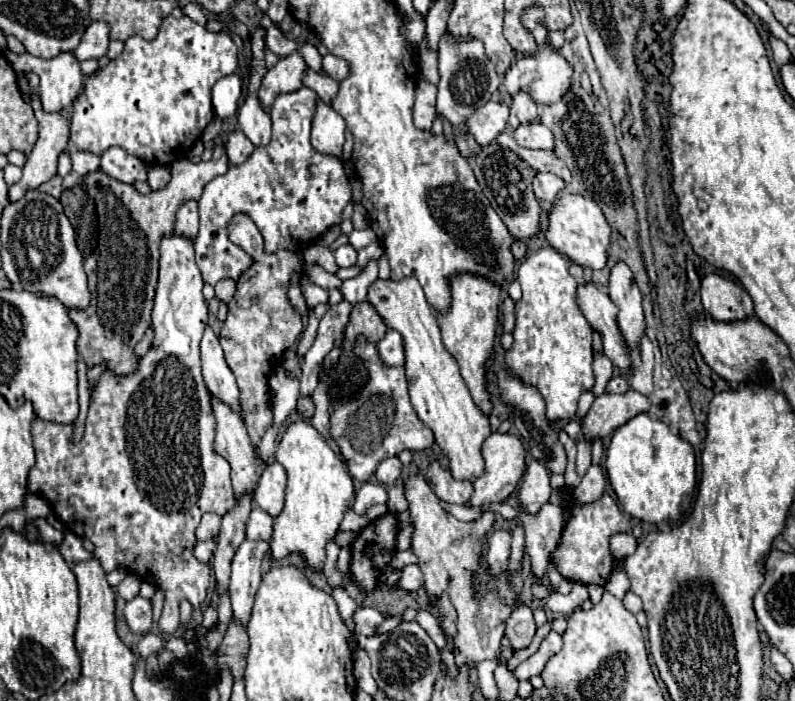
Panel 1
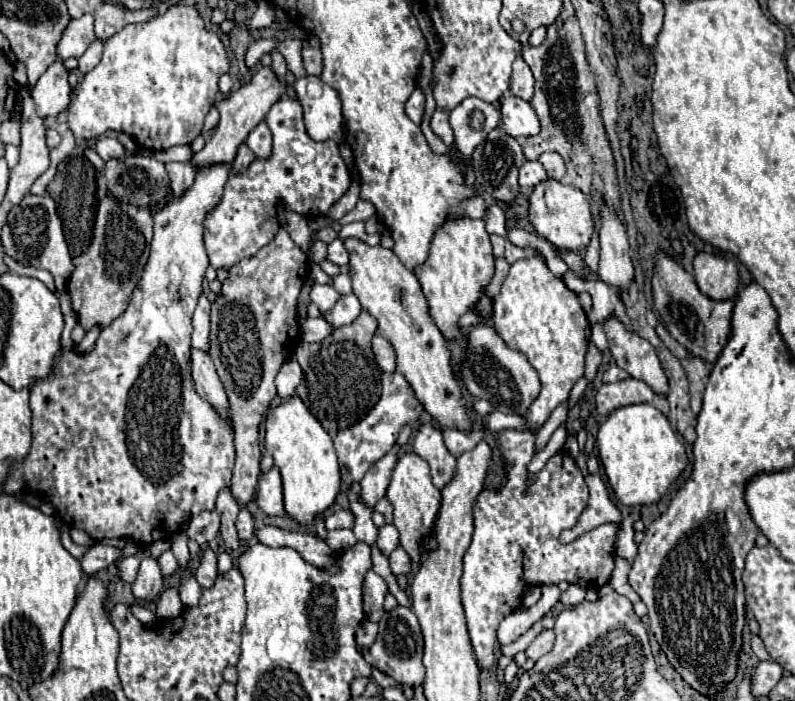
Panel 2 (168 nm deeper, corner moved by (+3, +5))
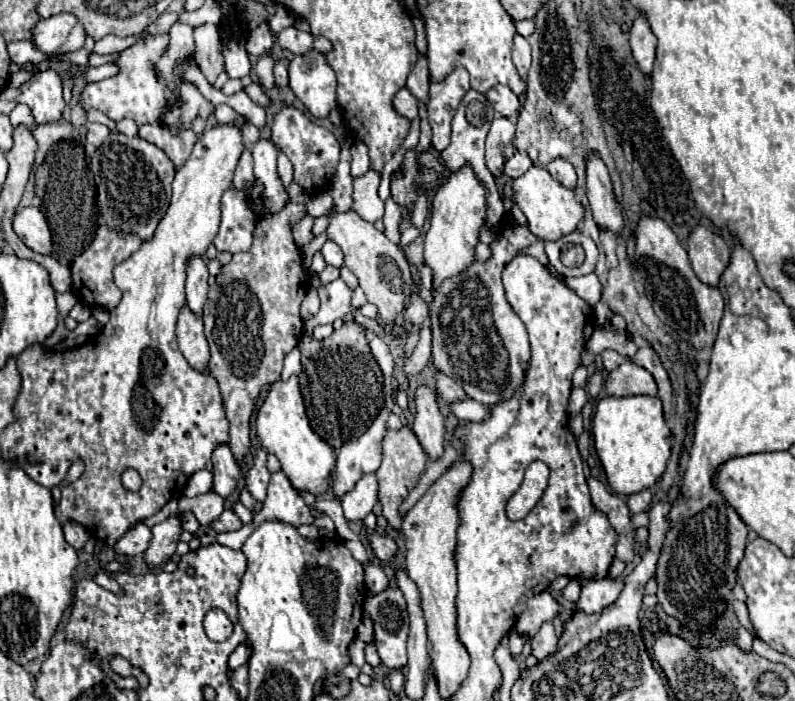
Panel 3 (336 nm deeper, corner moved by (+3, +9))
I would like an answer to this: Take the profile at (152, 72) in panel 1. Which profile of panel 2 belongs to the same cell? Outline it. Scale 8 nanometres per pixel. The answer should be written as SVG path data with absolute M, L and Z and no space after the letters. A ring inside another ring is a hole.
M176 4L168 8L166 14L150 22L128 24L122 32L104 42L100 64L88 72L74 90L68 108L68 126L76 138L84 140L98 138L106 130L124 130L140 148L150 152L190 144L198 134L202 134L204 118L210 112L218 92L218 78L226 74L228 68L228 54L218 34L204 28L204 20L194 6Z

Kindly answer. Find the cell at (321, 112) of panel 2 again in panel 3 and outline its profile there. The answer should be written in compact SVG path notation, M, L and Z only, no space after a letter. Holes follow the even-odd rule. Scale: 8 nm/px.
M312 50L308 56L296 56L290 66L290 90L317 118L327 118L336 108L336 76L326 64L324 54Z

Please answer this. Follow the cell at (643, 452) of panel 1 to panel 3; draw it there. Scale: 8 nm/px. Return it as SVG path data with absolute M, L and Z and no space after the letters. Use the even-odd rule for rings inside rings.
M606 396L598 400L592 418L592 434L608 484L616 494L630 496L652 488L664 474L672 452L672 434L664 422L662 402L658 398Z

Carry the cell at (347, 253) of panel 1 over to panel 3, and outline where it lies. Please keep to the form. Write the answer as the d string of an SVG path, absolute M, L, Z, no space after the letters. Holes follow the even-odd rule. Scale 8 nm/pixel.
M328 240L324 246L322 246L322 256L324 256L324 260L330 264L330 266L336 266L336 268L340 268L342 264L344 264L344 254L340 252L340 246L338 244L334 244L332 240Z

